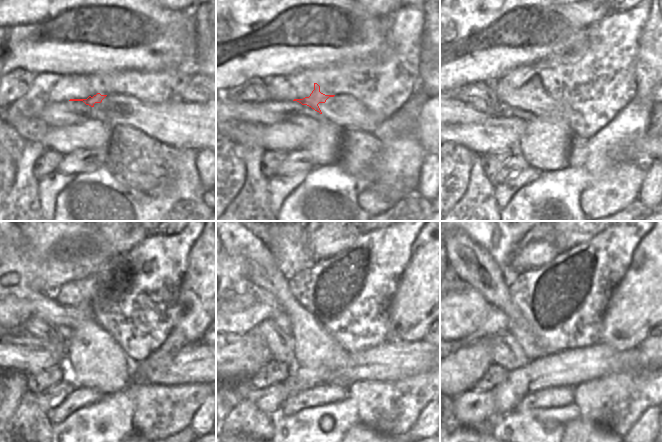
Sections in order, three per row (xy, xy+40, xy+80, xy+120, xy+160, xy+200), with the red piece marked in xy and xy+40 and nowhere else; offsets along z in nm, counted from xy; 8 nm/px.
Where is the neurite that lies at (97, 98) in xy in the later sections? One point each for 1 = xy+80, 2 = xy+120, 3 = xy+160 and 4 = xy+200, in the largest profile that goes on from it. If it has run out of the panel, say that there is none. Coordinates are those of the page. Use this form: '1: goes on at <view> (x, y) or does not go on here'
1: goes on at xy+80 (531, 98)
2: goes on at xy+120 (12, 312)
3: goes on at xy+160 (237, 314)
4: goes on at xy+200 (460, 312)

